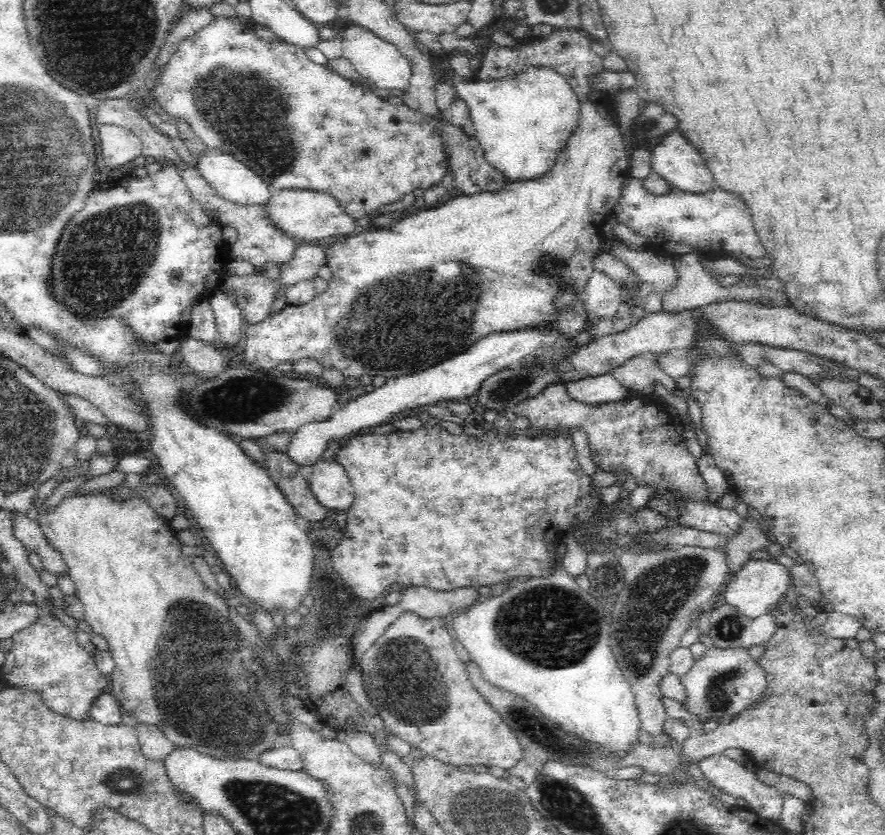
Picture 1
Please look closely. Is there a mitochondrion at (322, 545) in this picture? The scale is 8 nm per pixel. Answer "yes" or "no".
no

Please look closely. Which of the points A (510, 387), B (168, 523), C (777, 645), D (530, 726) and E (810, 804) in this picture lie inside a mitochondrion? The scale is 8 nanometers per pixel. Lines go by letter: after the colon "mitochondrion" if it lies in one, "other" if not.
A: mitochondrion
B: other
C: other
D: mitochondrion
E: other

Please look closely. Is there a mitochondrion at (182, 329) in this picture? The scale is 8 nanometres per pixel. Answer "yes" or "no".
no

